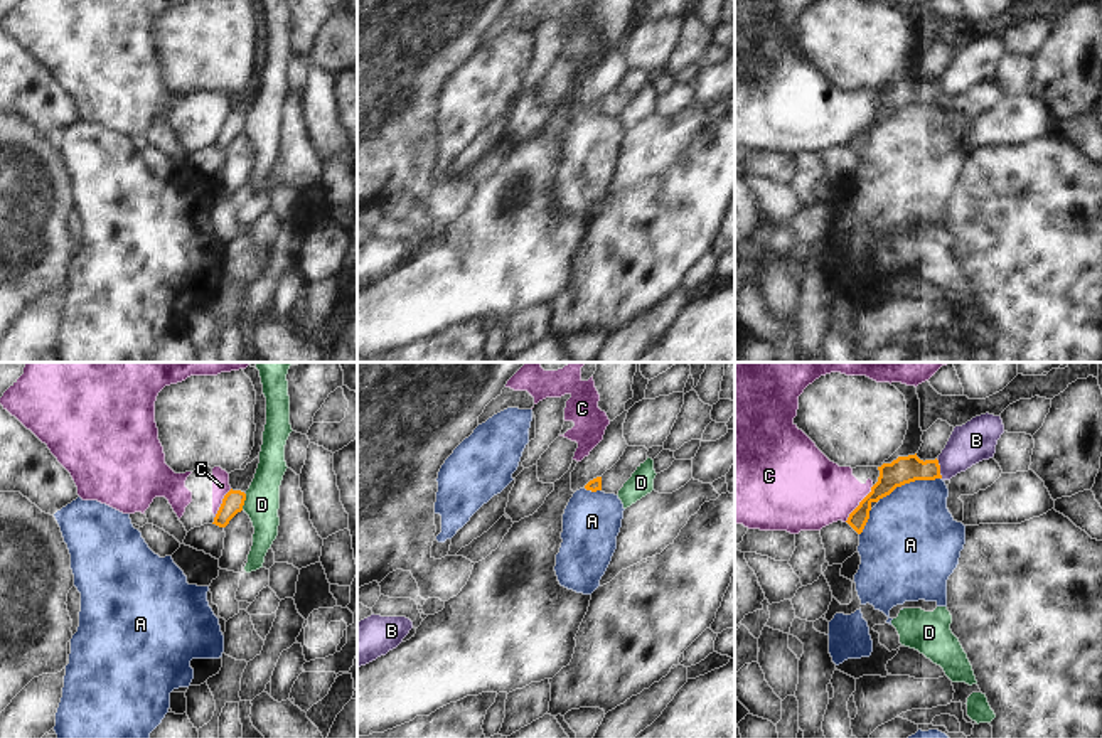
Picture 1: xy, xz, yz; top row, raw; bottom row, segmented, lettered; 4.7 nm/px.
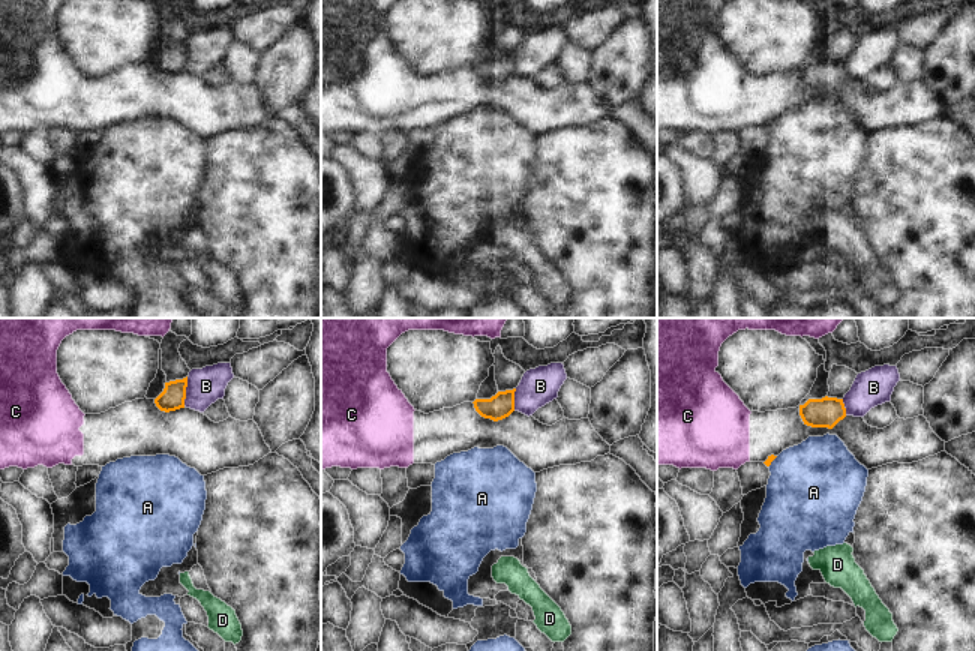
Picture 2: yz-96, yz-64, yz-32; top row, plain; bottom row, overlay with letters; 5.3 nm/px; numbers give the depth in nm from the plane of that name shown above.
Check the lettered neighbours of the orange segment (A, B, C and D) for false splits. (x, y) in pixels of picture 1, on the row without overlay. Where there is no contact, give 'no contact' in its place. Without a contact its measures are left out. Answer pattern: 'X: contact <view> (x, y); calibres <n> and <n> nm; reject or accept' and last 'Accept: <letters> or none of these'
A: contact yz (909, 105); calibres 130 and 440 nm; reject
B: contact yz (939, 91); calibres 130 and 200 nm; reject
C: contact yz (860, 127); calibres 120 and 360 nm; reject
D: contact xy (243, 125); calibres 100 and 170 nm; reject
Accept: none of these

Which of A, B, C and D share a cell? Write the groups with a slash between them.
A / B / C / D

